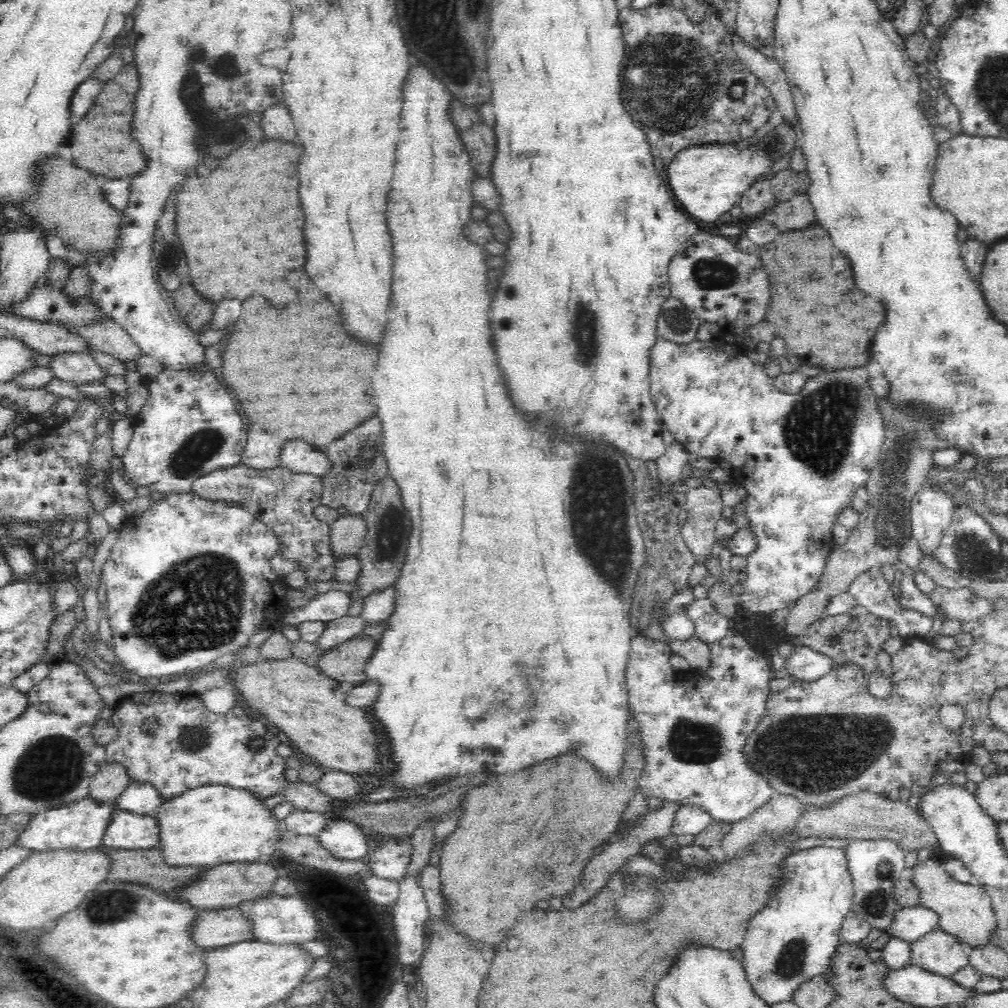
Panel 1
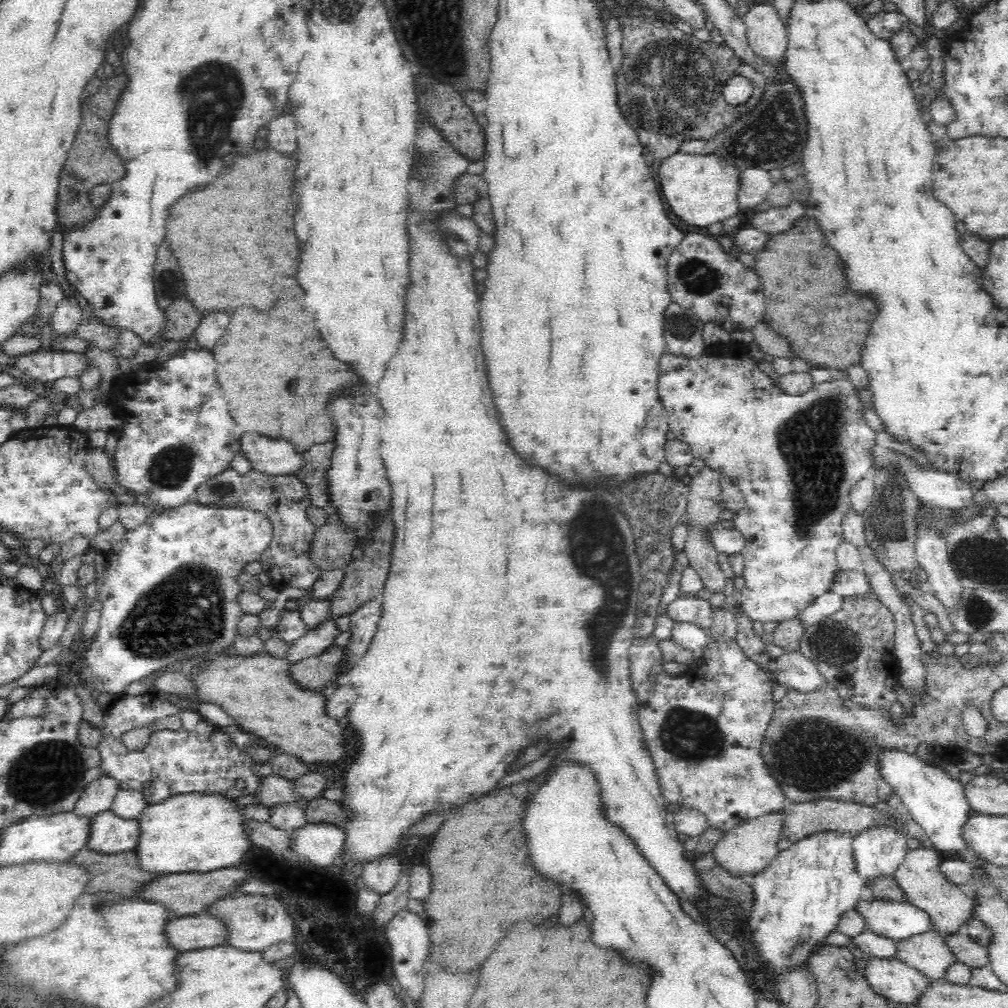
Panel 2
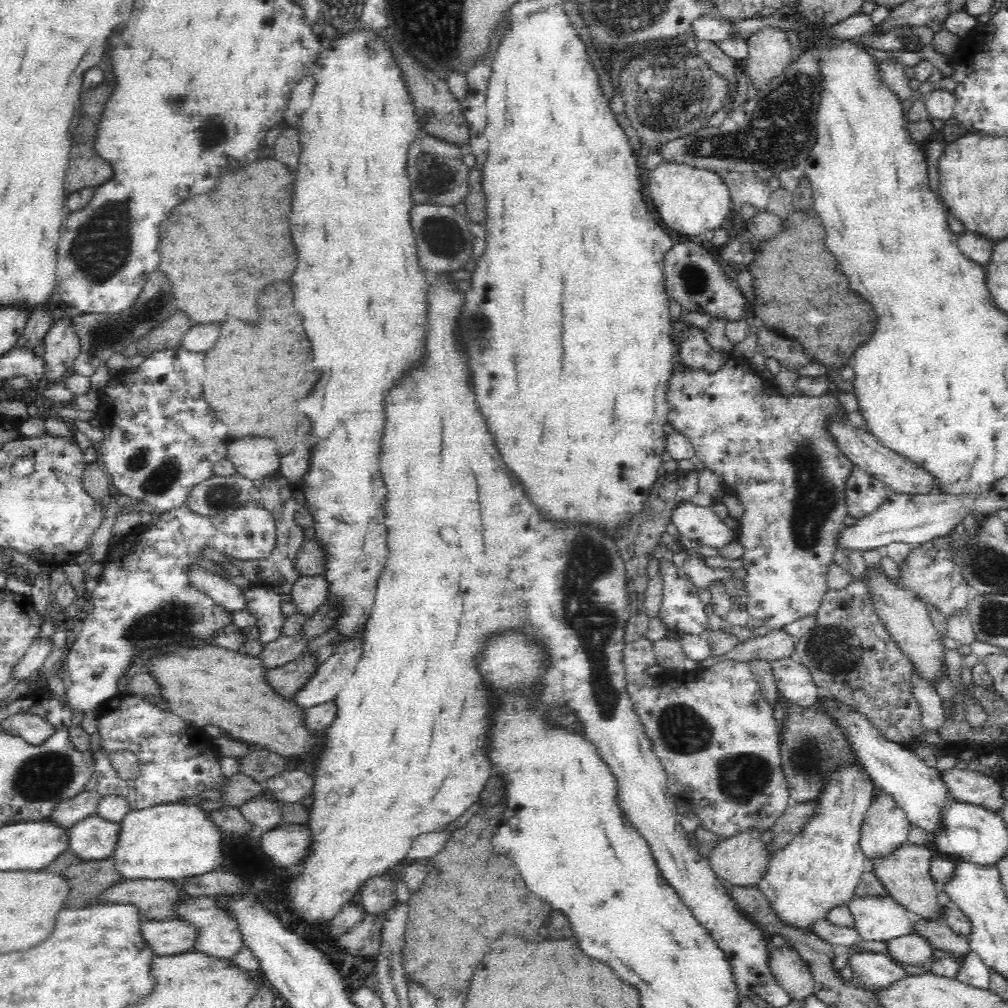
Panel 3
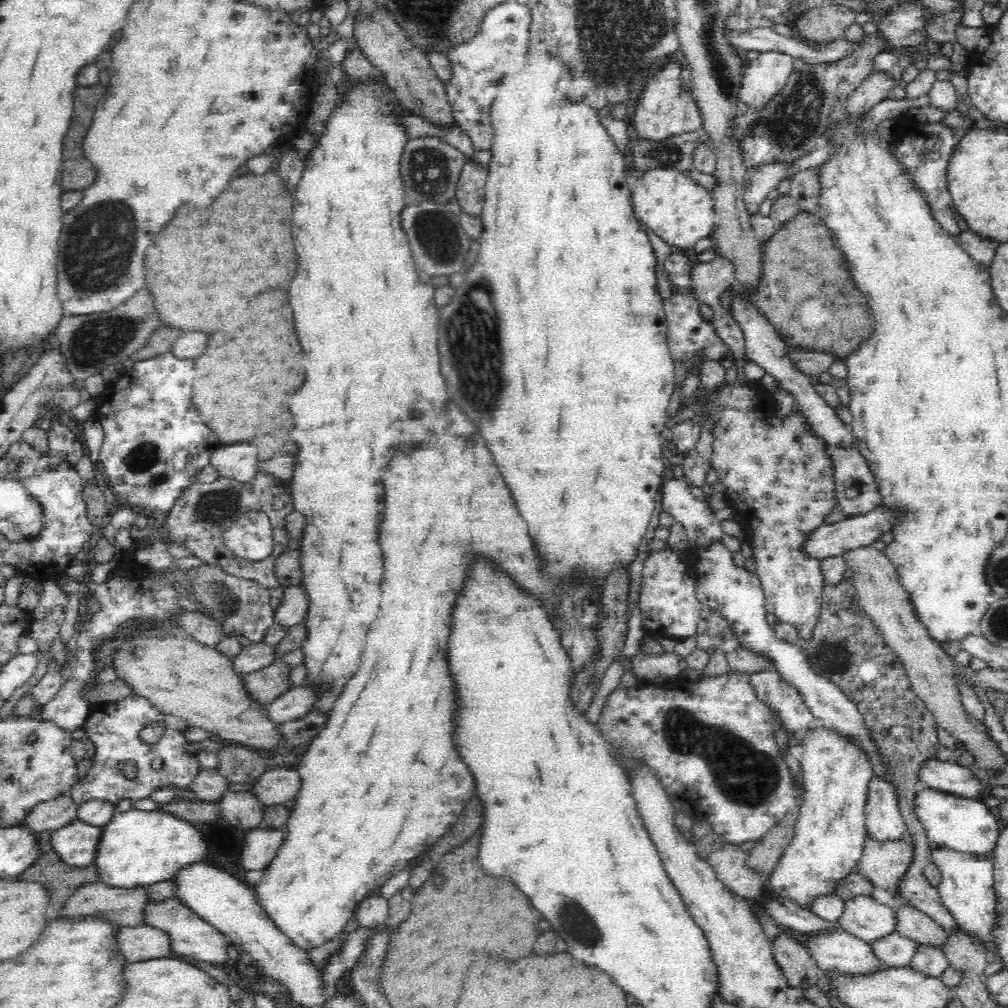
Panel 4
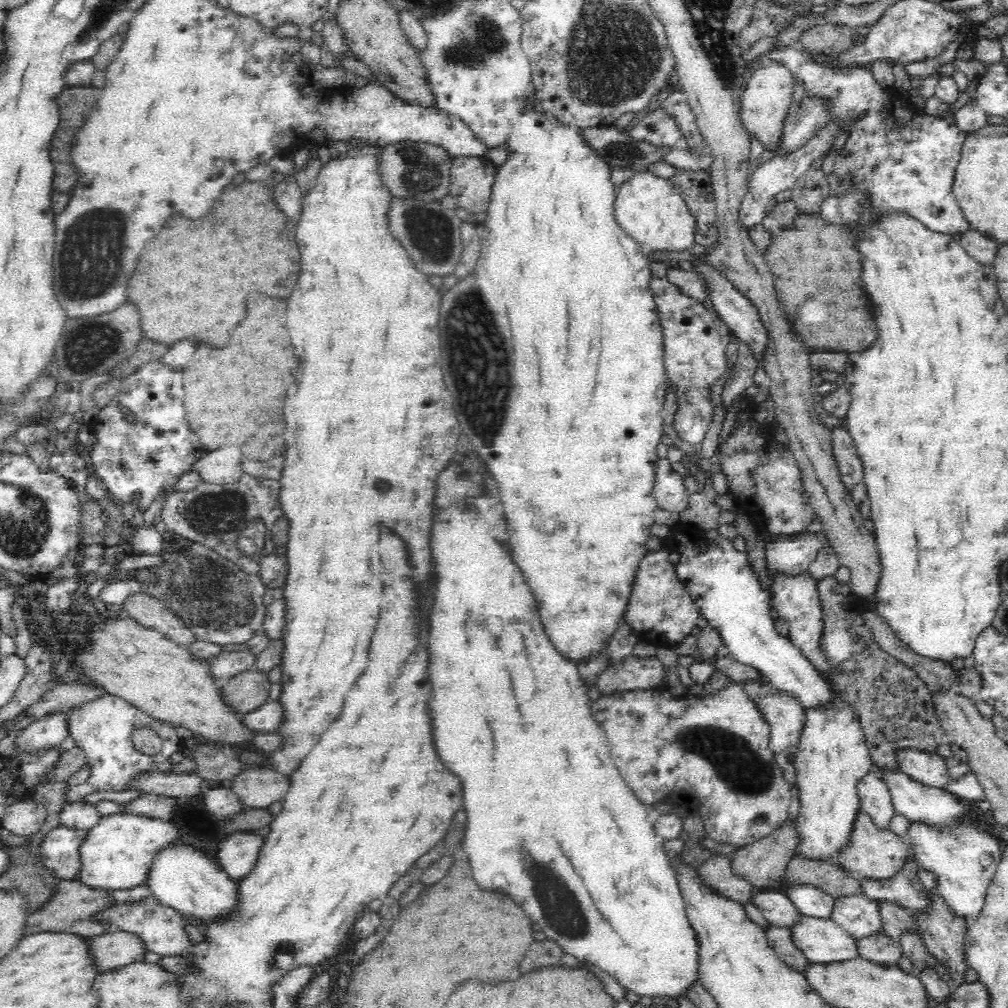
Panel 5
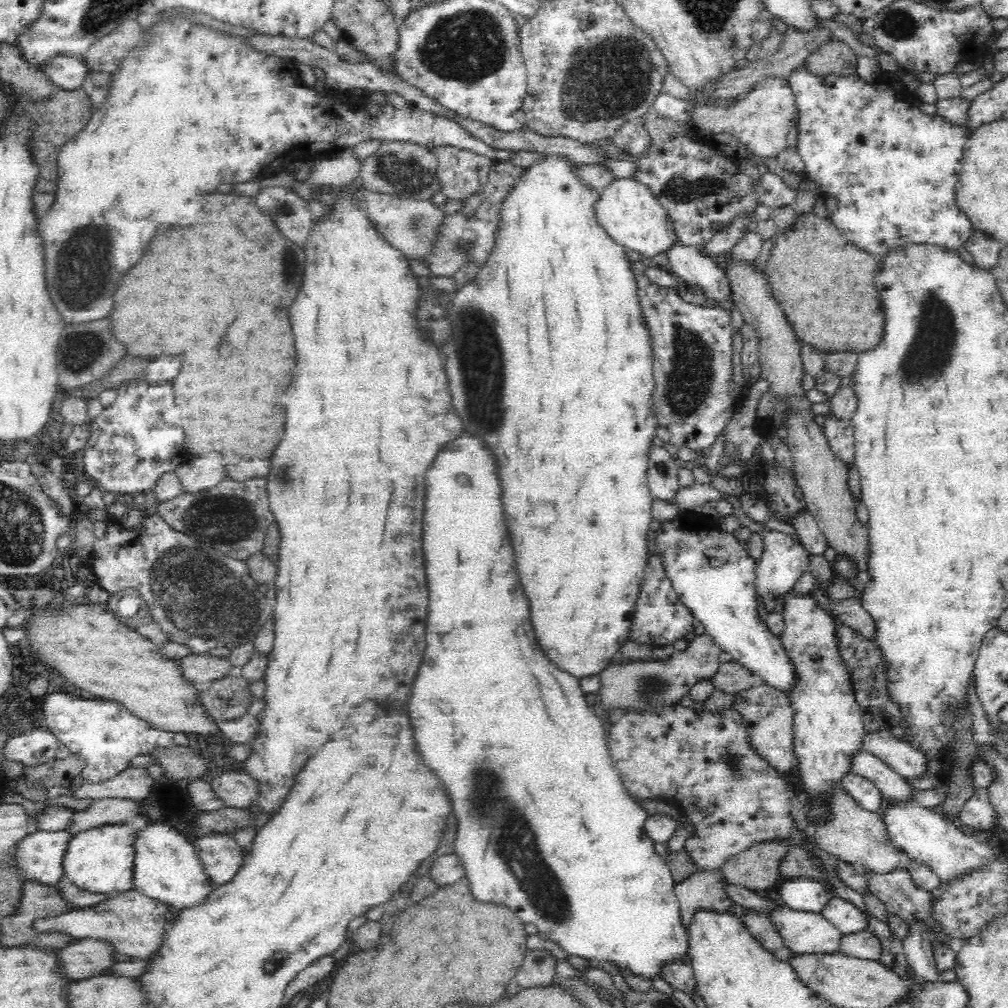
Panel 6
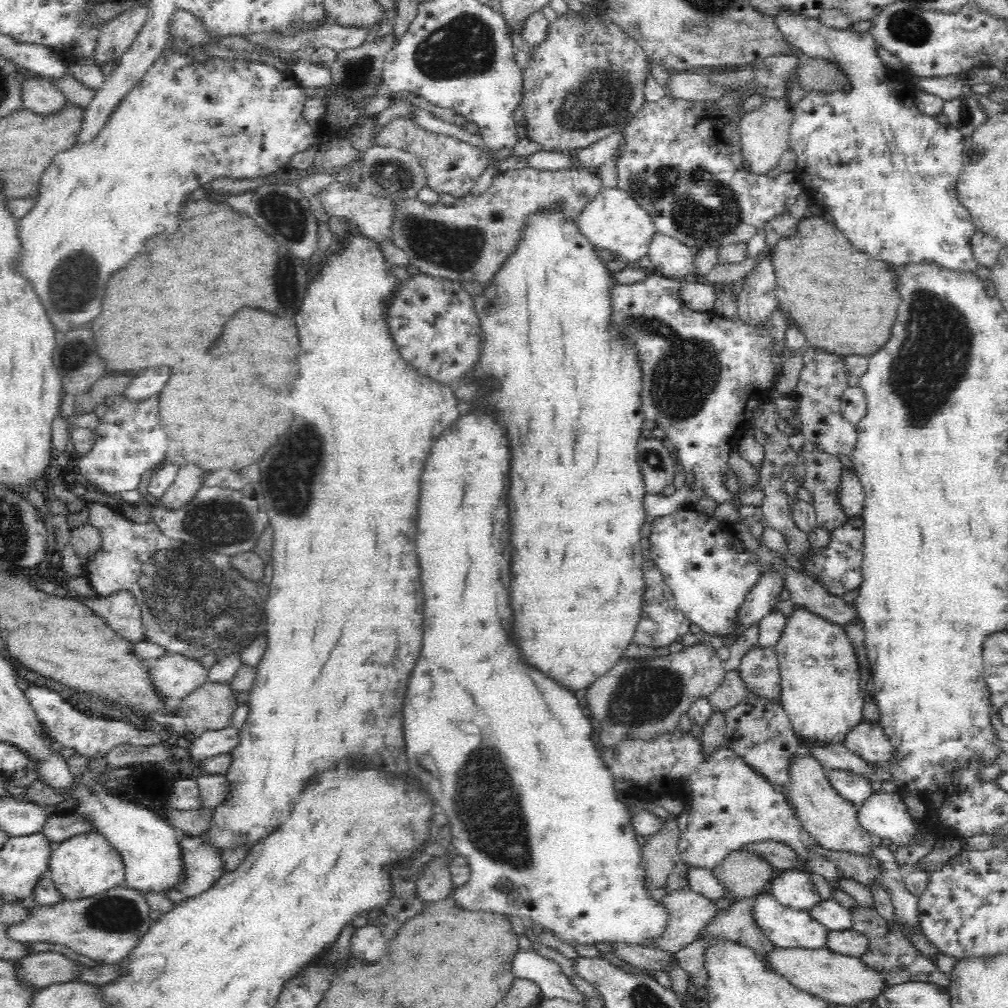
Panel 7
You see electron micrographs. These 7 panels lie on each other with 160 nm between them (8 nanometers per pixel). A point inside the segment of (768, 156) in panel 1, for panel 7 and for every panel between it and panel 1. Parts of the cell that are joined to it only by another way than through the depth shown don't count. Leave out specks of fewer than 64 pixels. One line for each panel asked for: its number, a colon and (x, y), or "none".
2: (701, 189)
3: (689, 200)
4: (678, 209)
5: (651, 209)
6: (631, 213)
7: (614, 221)

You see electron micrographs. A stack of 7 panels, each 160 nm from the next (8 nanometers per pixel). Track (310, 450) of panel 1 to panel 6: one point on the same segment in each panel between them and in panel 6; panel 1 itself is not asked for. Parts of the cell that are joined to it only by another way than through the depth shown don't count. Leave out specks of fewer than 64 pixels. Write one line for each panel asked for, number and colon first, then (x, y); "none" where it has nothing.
2: (272, 457)
3: (255, 458)
4: (241, 462)
5: (223, 466)
6: (196, 473)

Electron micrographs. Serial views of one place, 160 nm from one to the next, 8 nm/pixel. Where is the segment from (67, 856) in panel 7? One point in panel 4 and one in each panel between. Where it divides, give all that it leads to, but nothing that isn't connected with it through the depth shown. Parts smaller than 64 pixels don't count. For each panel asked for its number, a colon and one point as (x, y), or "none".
4: (138, 848)
5: (117, 854)
6: (101, 860)

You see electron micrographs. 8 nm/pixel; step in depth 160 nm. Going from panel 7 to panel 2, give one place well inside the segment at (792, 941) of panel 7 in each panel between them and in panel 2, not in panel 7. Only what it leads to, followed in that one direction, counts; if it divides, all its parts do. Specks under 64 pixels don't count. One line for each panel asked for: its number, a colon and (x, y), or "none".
2: (891, 978)
3: (876, 971)
4: (838, 953)
5: (822, 941)
6: (804, 933)

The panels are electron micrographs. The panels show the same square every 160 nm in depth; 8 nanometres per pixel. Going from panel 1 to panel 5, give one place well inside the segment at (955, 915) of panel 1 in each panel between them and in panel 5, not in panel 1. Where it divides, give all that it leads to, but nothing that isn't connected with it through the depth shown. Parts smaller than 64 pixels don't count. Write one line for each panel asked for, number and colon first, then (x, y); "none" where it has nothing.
2: (950, 908)
3: (905, 873)
4: (884, 863)
5: (878, 855)

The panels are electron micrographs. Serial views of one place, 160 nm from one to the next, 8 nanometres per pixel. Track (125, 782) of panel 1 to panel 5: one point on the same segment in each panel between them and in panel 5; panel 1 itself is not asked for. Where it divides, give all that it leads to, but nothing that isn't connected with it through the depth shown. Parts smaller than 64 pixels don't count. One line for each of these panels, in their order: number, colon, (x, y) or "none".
2: (98, 796)
3: (68, 813)
4: (49, 816)
5: (24, 818)

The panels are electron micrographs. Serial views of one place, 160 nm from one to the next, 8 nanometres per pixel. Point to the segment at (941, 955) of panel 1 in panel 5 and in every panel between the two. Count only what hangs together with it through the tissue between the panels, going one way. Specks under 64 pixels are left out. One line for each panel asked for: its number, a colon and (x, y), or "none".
2: (929, 953)
3: (913, 950)
4: (895, 951)
5: (878, 948)

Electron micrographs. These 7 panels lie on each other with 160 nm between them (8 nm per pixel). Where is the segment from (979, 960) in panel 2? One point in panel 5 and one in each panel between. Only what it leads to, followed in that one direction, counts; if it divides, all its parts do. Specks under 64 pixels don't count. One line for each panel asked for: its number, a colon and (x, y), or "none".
3: (942, 937)
4: (912, 923)
5: (896, 920)

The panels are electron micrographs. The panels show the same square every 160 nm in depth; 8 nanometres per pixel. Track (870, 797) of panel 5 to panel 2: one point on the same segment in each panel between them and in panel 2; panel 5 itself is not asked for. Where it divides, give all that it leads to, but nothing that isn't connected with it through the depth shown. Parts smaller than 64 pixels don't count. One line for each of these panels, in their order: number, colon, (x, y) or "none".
2: (878, 853)
3: (885, 828)
4: (883, 819)

